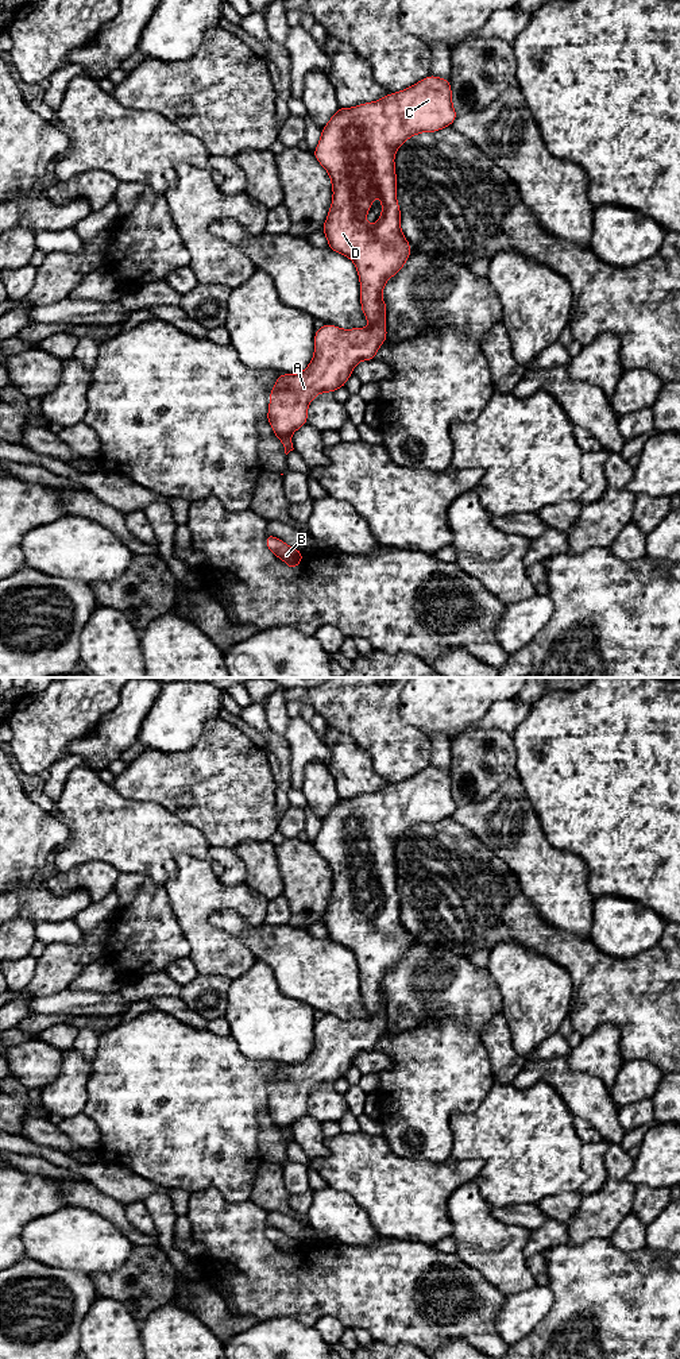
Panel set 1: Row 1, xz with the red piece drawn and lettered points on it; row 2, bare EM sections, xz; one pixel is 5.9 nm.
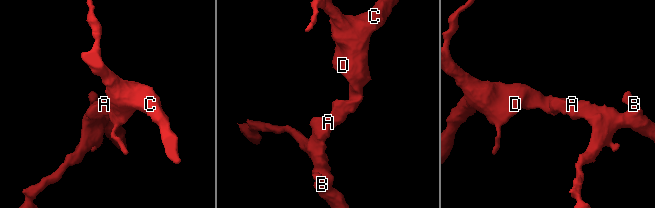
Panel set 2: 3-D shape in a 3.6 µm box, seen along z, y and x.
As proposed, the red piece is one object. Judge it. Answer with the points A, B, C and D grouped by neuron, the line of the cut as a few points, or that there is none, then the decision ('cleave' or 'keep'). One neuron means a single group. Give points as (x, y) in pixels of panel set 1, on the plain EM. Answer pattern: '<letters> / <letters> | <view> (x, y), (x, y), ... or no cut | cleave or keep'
A B C D | no cut | keep

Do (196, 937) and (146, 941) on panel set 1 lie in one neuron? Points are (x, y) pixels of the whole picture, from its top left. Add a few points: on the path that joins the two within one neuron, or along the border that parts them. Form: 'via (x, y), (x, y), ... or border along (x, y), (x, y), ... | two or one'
border along (173, 908), (189, 945), (189, 956) | two

